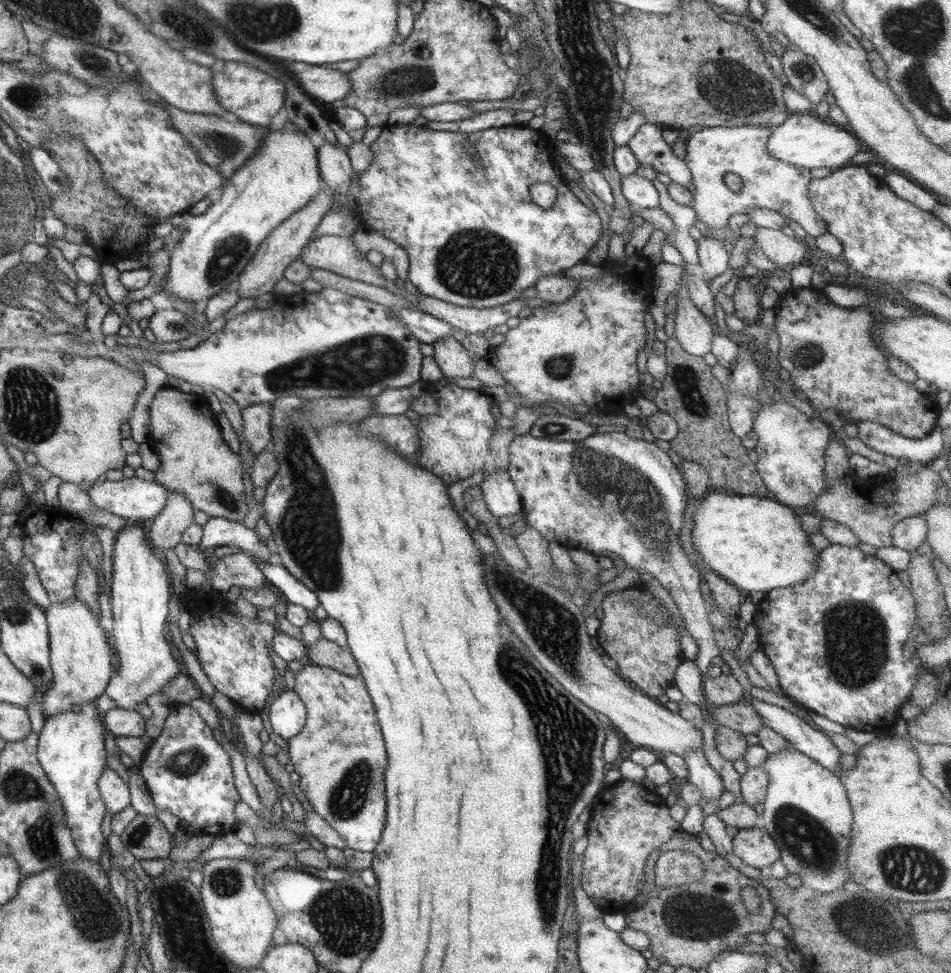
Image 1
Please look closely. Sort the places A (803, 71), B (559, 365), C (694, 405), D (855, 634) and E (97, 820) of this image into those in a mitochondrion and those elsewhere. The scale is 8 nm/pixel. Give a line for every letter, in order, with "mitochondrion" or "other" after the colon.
A: mitochondrion
B: mitochondrion
C: mitochondrion
D: mitochondrion
E: other

